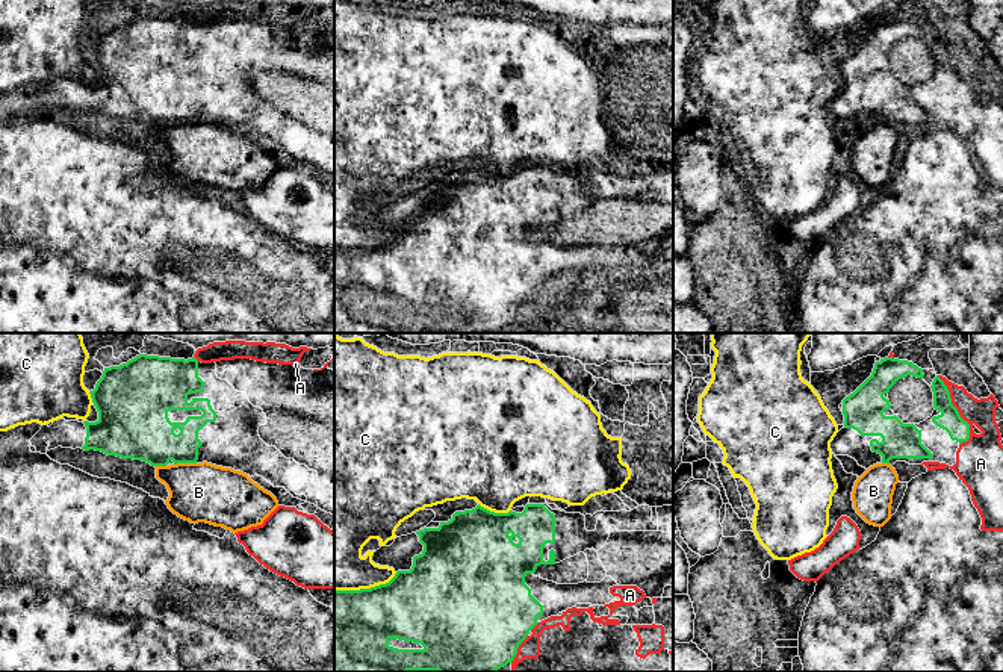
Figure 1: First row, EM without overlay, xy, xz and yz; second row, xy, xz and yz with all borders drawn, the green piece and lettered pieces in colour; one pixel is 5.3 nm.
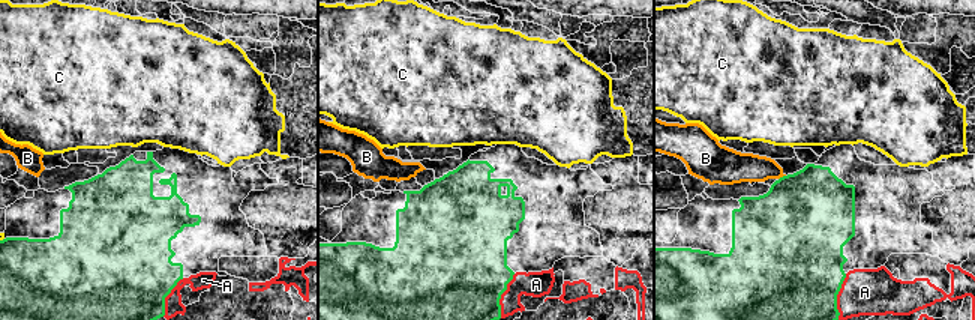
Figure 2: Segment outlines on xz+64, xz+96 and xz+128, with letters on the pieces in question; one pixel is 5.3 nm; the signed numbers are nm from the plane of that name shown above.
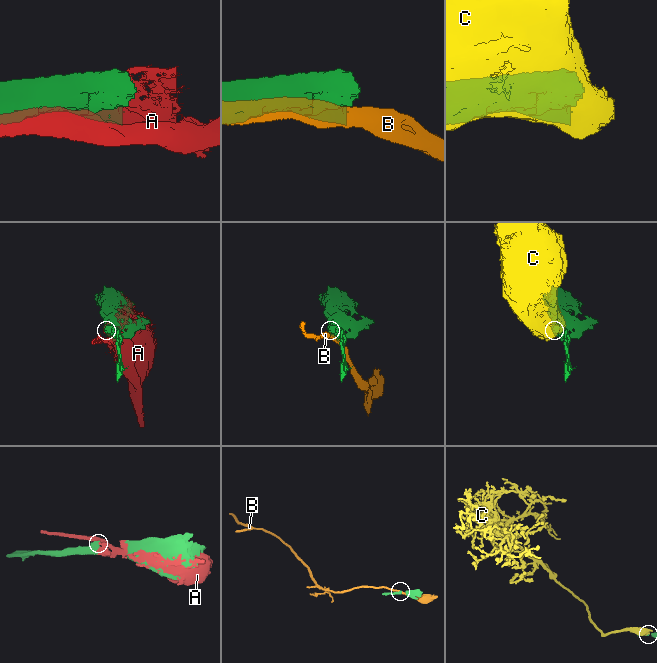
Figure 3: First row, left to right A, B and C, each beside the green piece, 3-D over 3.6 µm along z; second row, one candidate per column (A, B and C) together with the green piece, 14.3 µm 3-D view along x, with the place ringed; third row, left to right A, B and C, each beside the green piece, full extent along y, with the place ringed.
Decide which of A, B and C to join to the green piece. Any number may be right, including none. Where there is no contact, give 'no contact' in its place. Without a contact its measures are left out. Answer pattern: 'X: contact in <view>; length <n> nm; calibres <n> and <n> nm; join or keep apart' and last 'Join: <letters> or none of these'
A: contact in yz; length 400 nm; calibres 120 and 200 nm; keep apart
B: contact in xy; length 120 nm; calibres 280 and 320 nm; keep apart
C: contact in xz; length 340 nm; calibres 440 and 300 nm; keep apart
Join: none of these

